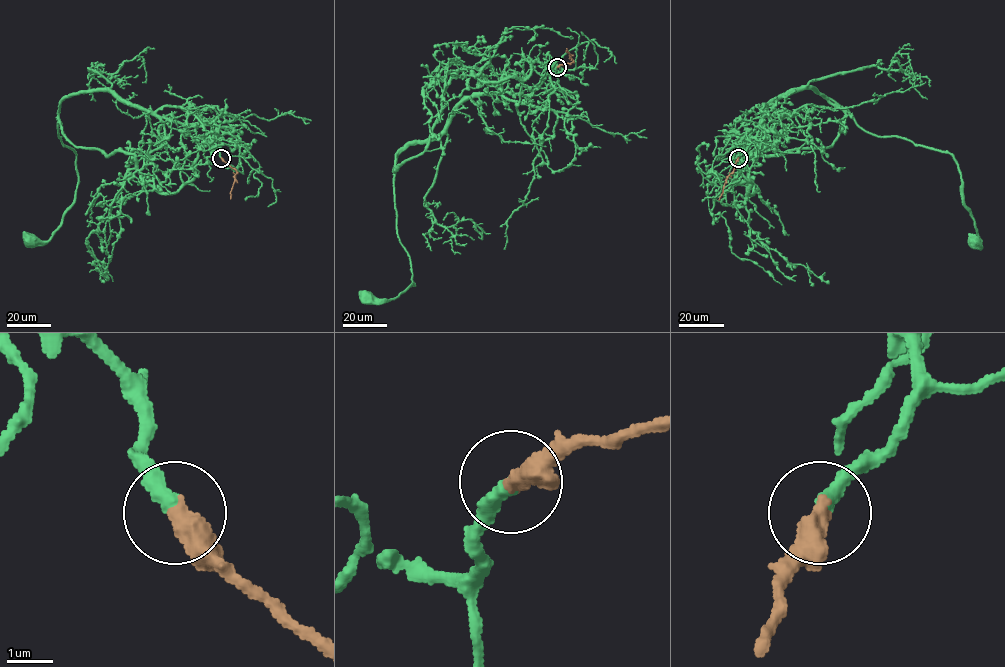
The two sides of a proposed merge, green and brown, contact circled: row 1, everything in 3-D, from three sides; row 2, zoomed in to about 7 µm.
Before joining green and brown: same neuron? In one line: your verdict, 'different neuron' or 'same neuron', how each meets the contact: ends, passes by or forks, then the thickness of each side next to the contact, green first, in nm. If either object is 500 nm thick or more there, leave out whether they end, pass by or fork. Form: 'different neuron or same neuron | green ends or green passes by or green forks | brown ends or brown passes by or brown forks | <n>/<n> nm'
same neuron | 360/500 nm

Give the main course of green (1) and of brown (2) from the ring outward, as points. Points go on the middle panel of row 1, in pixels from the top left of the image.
1: (557, 67), (529, 94), (467, 98), (442, 131), (398, 155), (397, 234), (414, 284), (391, 299), (365, 296)
2: (557, 66), (572, 61), (566, 48)

